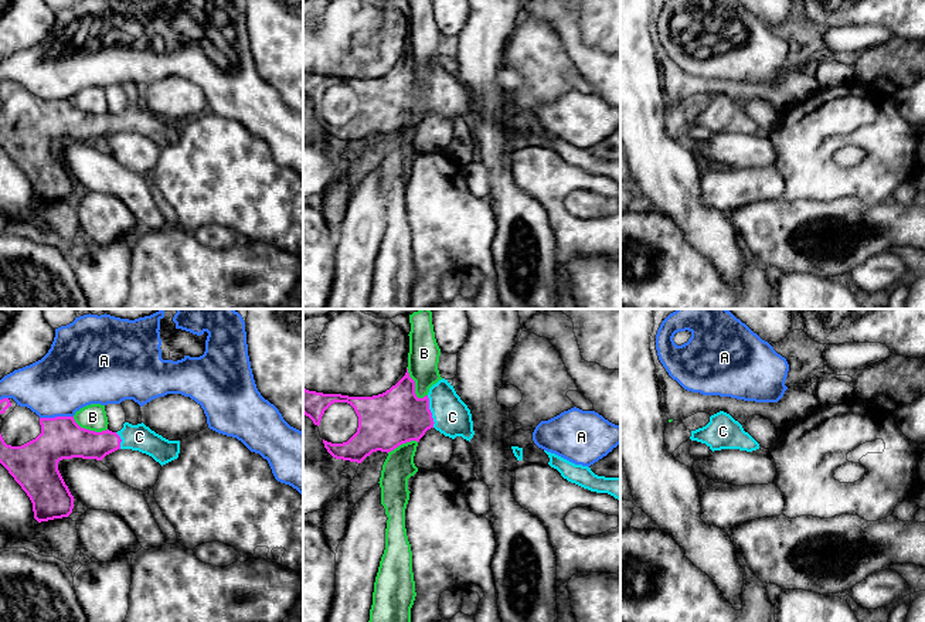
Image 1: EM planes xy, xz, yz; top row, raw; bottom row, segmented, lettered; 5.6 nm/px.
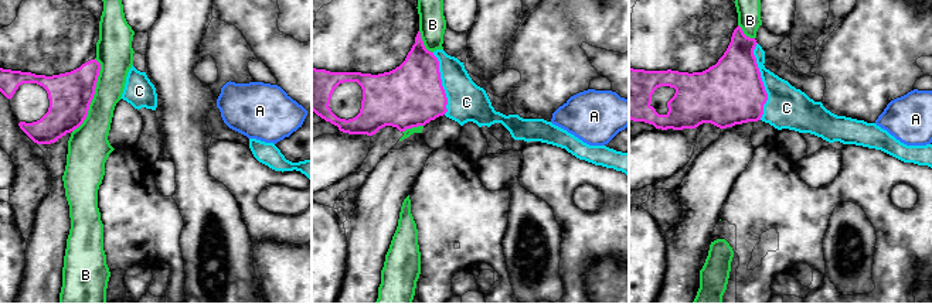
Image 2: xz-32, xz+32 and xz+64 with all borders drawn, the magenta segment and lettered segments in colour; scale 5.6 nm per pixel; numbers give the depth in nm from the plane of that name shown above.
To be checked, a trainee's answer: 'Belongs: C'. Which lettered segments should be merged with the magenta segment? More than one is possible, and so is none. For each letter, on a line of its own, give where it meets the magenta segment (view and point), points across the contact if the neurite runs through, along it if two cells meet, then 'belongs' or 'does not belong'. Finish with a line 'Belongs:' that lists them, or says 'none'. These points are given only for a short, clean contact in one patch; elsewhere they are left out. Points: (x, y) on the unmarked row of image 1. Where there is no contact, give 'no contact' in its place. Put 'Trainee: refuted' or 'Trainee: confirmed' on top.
Trainee: confirmed
A: xy (55, 99) | does not belong
B: xz (414, 67) | does not belong
C: xz (429, 94) | across xz (395, 99), (414, 99), (429, 94), (445, 94), (452, 99) | belongs
Belongs: C

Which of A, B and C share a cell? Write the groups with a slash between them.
A / B / C

